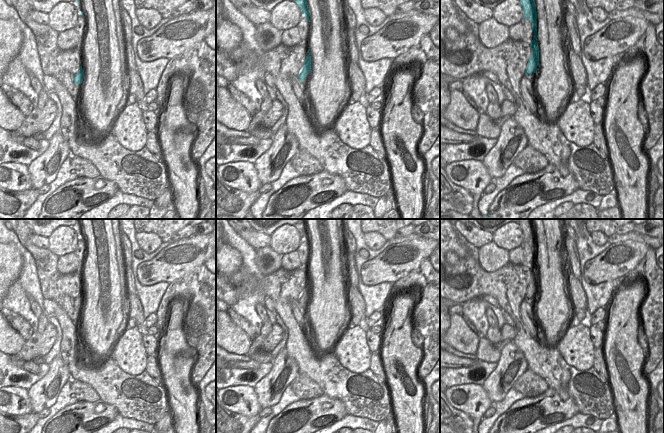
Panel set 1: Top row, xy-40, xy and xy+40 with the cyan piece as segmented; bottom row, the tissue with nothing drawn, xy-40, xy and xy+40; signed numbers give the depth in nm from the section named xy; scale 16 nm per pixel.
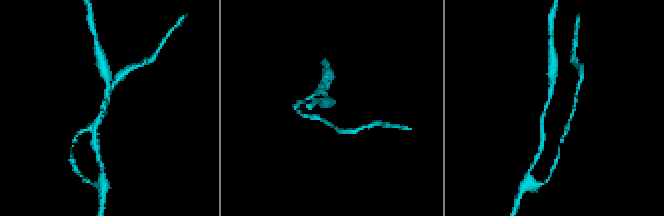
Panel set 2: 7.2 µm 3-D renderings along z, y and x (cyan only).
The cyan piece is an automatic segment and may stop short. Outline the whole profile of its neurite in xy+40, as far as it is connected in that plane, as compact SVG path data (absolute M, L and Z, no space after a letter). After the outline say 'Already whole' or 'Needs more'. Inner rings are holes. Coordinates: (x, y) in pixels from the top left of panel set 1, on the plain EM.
M520 219L519 226L523 234L523 243L528 243L532 246L533 264L530 268L531 280L528 284L526 295L524 299L531 299L533 296L539 294L539 270L537 266L537 235L533 219Z. Already whole

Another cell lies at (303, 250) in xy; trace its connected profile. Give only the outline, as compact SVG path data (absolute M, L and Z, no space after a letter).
M301 238L300 245L297 249L302 266L308 266L310 257L310 246L305 242L305 239Z

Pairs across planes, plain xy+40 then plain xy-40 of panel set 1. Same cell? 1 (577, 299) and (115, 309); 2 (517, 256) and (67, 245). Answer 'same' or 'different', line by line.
1: different
2: different

